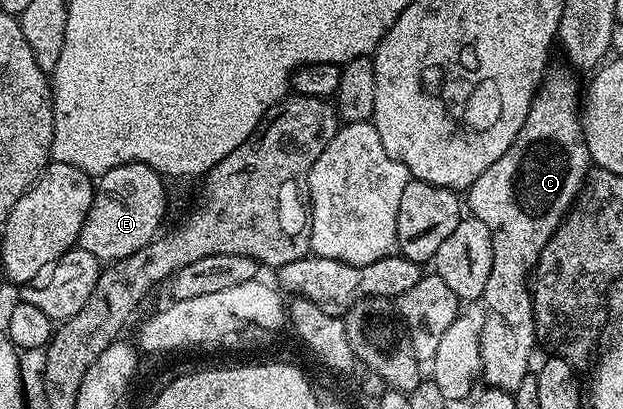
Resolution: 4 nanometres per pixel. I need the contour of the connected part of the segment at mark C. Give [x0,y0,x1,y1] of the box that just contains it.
[467,73,590,393]

